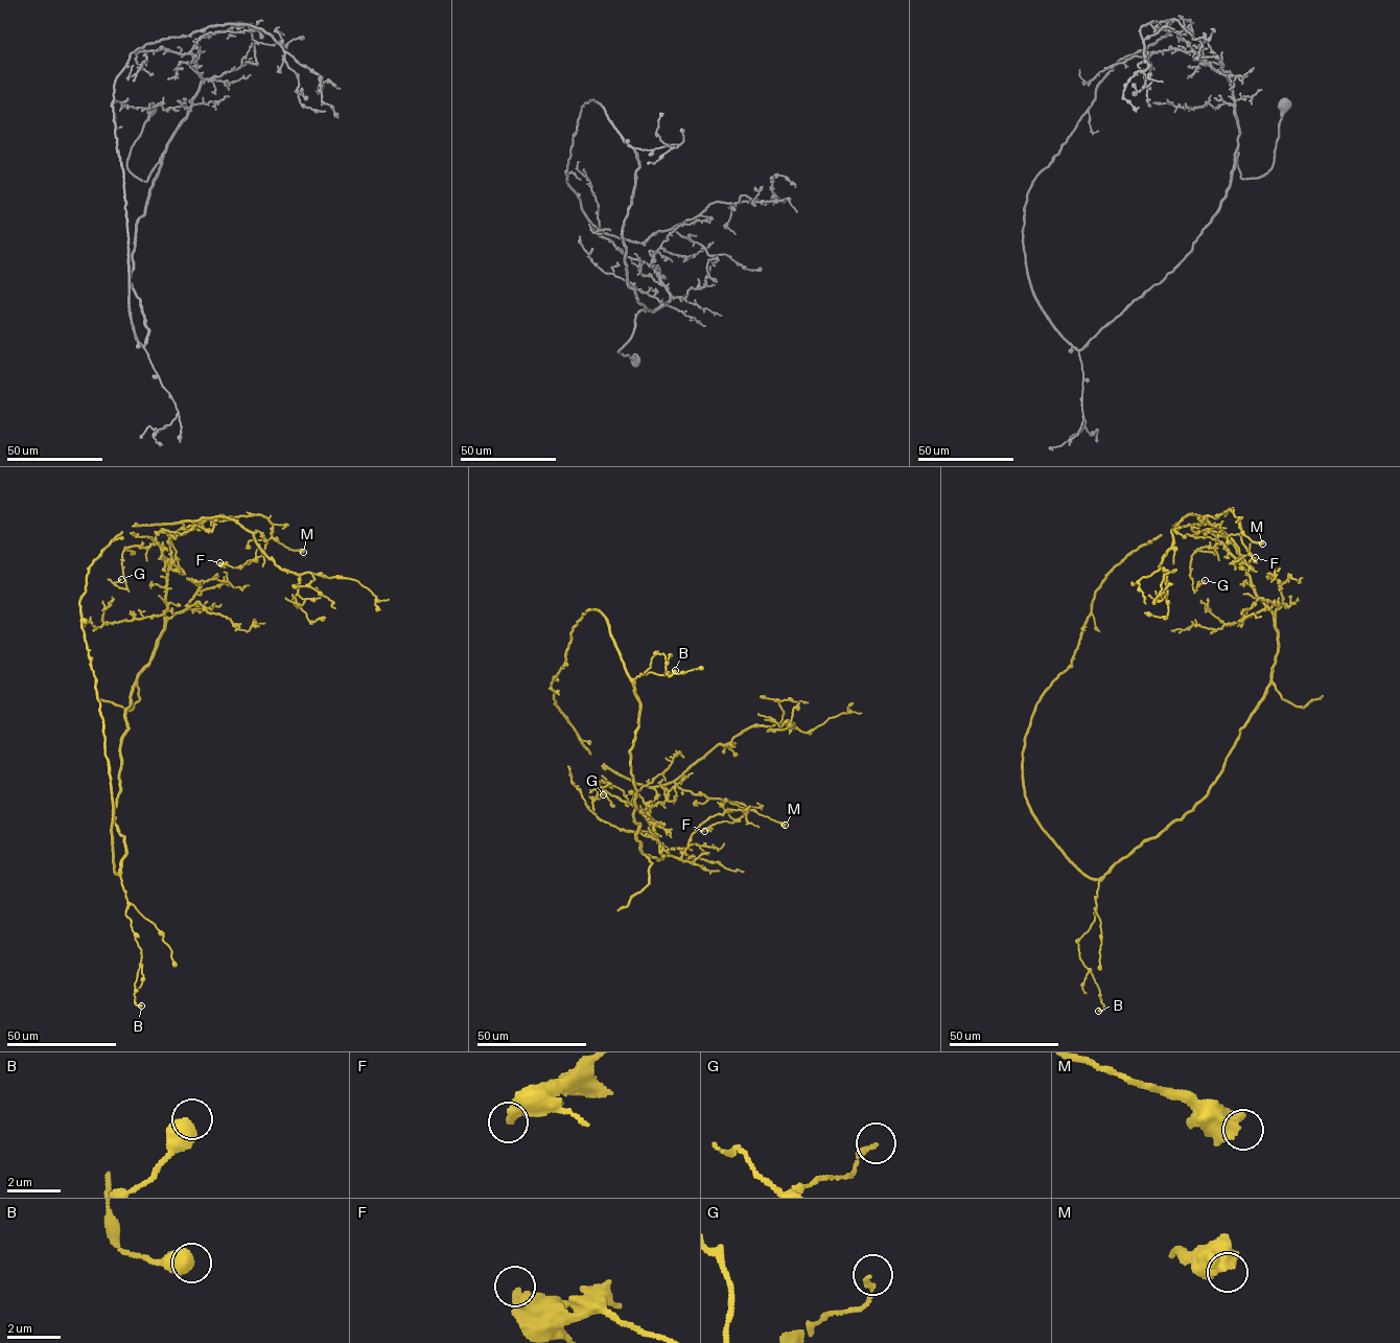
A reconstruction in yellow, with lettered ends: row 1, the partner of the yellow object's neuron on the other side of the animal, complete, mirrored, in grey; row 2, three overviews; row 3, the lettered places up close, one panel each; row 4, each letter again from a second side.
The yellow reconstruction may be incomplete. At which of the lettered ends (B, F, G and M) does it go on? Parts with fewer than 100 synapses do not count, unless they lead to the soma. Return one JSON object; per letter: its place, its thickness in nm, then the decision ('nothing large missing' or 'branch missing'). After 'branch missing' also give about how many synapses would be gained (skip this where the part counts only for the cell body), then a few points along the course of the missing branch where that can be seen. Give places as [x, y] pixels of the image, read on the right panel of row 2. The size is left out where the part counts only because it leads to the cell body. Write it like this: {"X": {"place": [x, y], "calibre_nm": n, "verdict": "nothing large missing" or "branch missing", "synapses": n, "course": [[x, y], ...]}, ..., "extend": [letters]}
{"B": {"place": [1098, 1011], "calibre_nm": 600, "verdict": "nothing large missing"}, "F": {"place": [1255, 557], "calibre_nm": 440, "verdict": "nothing large missing"}, "G": {"place": [1205, 580], "calibre_nm": 180, "verdict": "nothing large missing"}, "M": {"place": [1262, 543], "calibre_nm": 600, "verdict": "nothing large missing"}, "extend": []}

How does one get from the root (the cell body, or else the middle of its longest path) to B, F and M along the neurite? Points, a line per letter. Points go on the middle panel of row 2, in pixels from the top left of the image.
B: (636, 792), (630, 753), (640, 705), (633, 678), (646, 673), (655, 653), (666, 656), (668, 676), (675, 670)
F: (636, 792), (633, 816), (644, 854), (663, 855), (647, 810), (676, 785), (748, 808), (733, 823), (704, 831)
M: (636, 792), (635, 837), (643, 854), (656, 859), (663, 855), (647, 810), (676, 785), (785, 825)

